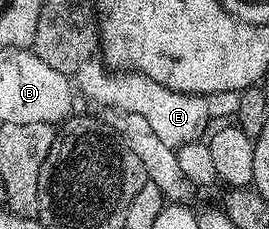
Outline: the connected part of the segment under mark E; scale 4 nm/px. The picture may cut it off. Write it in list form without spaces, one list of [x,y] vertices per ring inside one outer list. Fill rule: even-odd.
[[[96,57],[81,63],[80,69],[75,73],[74,83],[81,94],[83,92],[88,98],[108,105],[114,111],[139,114],[155,130],[160,141],[175,149],[201,140],[210,119],[205,96],[168,89],[167,86],[160,85],[138,72],[109,69],[103,60]]]

